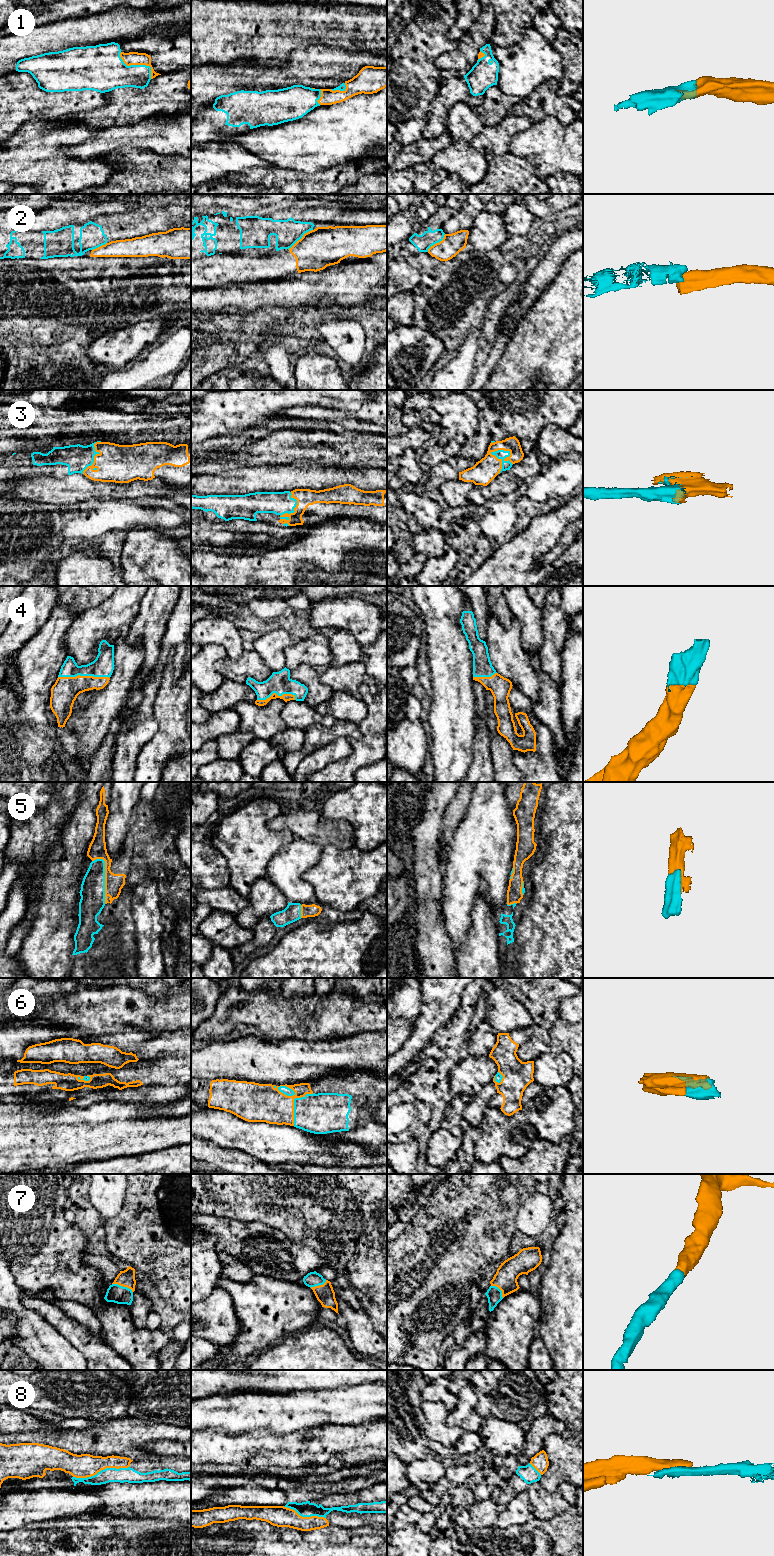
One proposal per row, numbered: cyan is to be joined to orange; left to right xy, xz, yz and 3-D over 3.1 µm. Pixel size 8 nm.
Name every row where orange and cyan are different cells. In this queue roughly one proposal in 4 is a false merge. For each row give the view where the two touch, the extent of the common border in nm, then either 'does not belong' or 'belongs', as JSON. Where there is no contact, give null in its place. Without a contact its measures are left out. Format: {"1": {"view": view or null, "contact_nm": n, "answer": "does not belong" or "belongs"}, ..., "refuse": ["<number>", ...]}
{"1": {"view": "xy", "contact_nm": 340, "answer": "belongs"}, "2": {"view": "xz", "contact_nm": 260, "answer": "does not belong"}, "3": {"view": "yz", "contact_nm": 220, "answer": "belongs"}, "4": {"view": "xy", "contact_nm": 420, "answer": "belongs"}, "5": {"view": "xy", "contact_nm": 380, "answer": "belongs"}, "6": {"view": "xz", "contact_nm": 300, "answer": "belongs"}, "7": {"view": "xy", "contact_nm": 180, "answer": "belongs"}, "8": {"view": "xy", "contact_nm": 460, "answer": "belongs"}, "refuse": ["2"]}

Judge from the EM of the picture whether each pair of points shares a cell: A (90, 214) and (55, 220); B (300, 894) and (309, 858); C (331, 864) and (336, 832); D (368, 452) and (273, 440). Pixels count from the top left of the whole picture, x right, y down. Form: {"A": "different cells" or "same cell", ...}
{"A": "same cell", "B": "same cell", "C": "different cells", "D": "same cell"}

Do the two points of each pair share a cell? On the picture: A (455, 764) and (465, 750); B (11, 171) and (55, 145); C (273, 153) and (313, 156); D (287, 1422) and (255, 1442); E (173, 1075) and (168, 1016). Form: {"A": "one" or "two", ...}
{"A": "one", "B": "one", "C": "one", "D": "two", "E": "two"}

